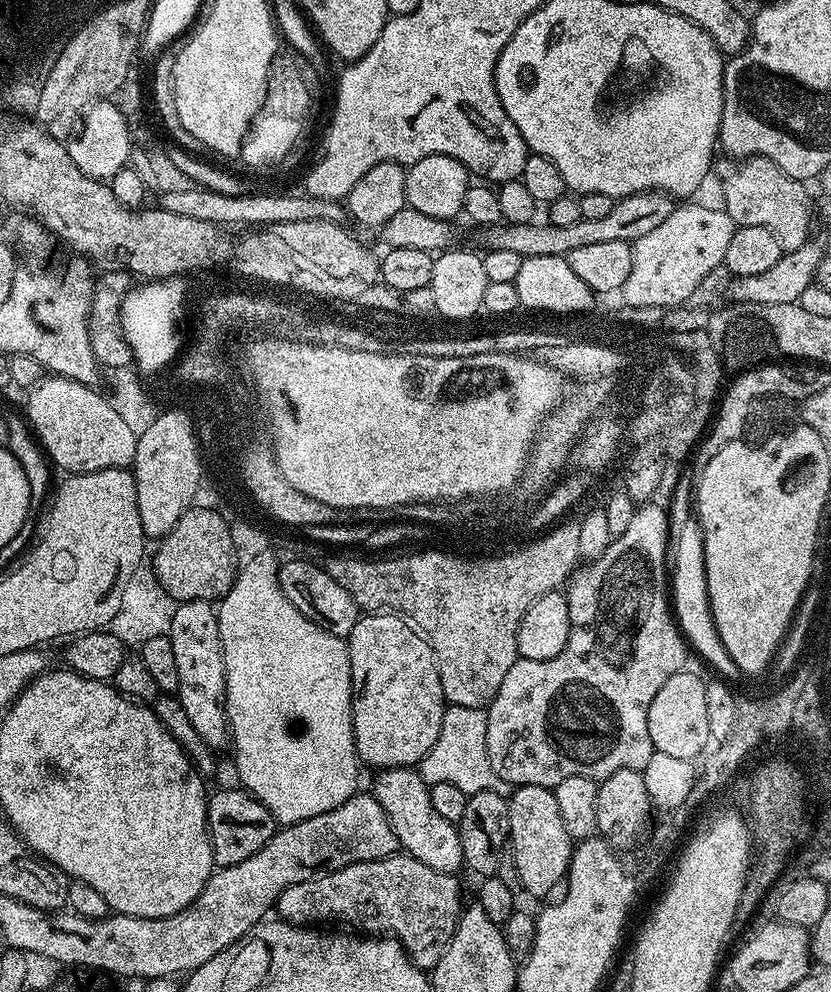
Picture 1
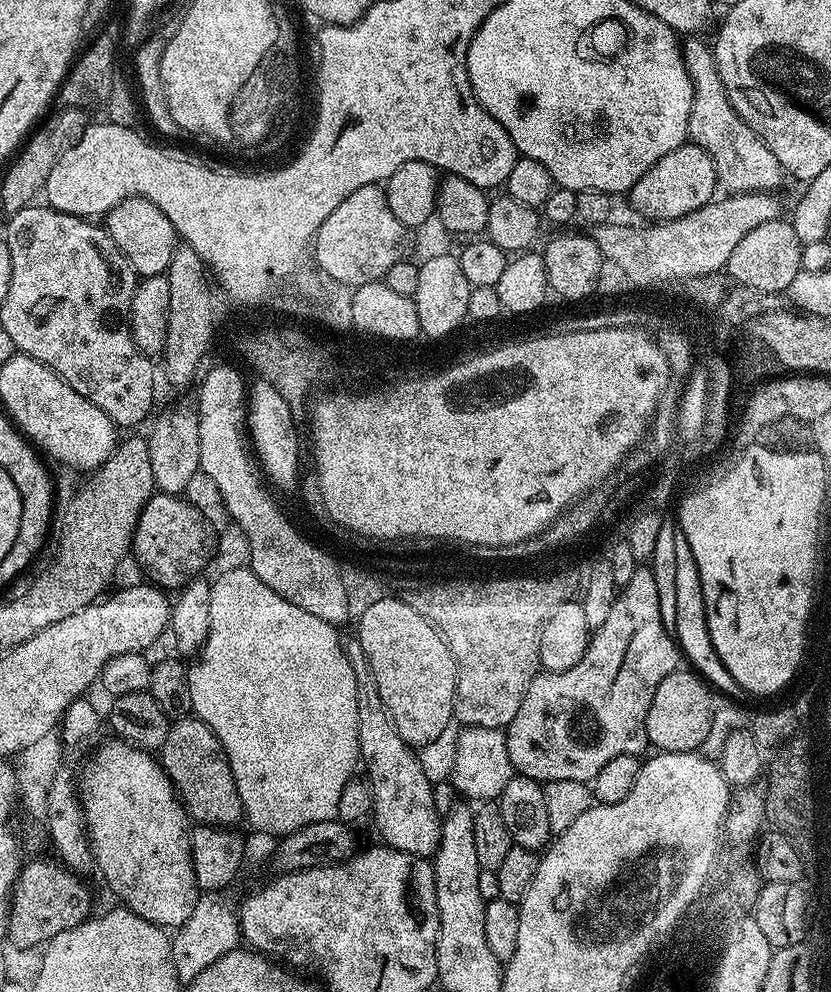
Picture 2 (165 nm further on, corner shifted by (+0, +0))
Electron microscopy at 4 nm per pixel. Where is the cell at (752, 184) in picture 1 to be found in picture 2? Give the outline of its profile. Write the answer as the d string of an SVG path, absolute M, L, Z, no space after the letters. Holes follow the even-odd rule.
M688 38L683 41L682 51L684 65L692 83L688 140L711 156L719 187L725 193L775 193L775 188L779 186L780 179L785 179L786 173L780 167L778 158L774 158L774 154L766 146L766 142L762 142L758 133L750 130L750 126L746 126L746 122L742 122L742 118L730 106L718 78L713 49L709 45L707 48L700 38Z

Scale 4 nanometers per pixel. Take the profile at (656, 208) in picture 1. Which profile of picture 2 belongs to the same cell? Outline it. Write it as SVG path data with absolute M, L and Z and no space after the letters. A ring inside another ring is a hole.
M685 142L670 150L627 193L626 199L632 203L632 208L648 222L663 222L682 218L682 214L690 214L703 204L708 204L718 192L718 181L711 156L691 142Z

